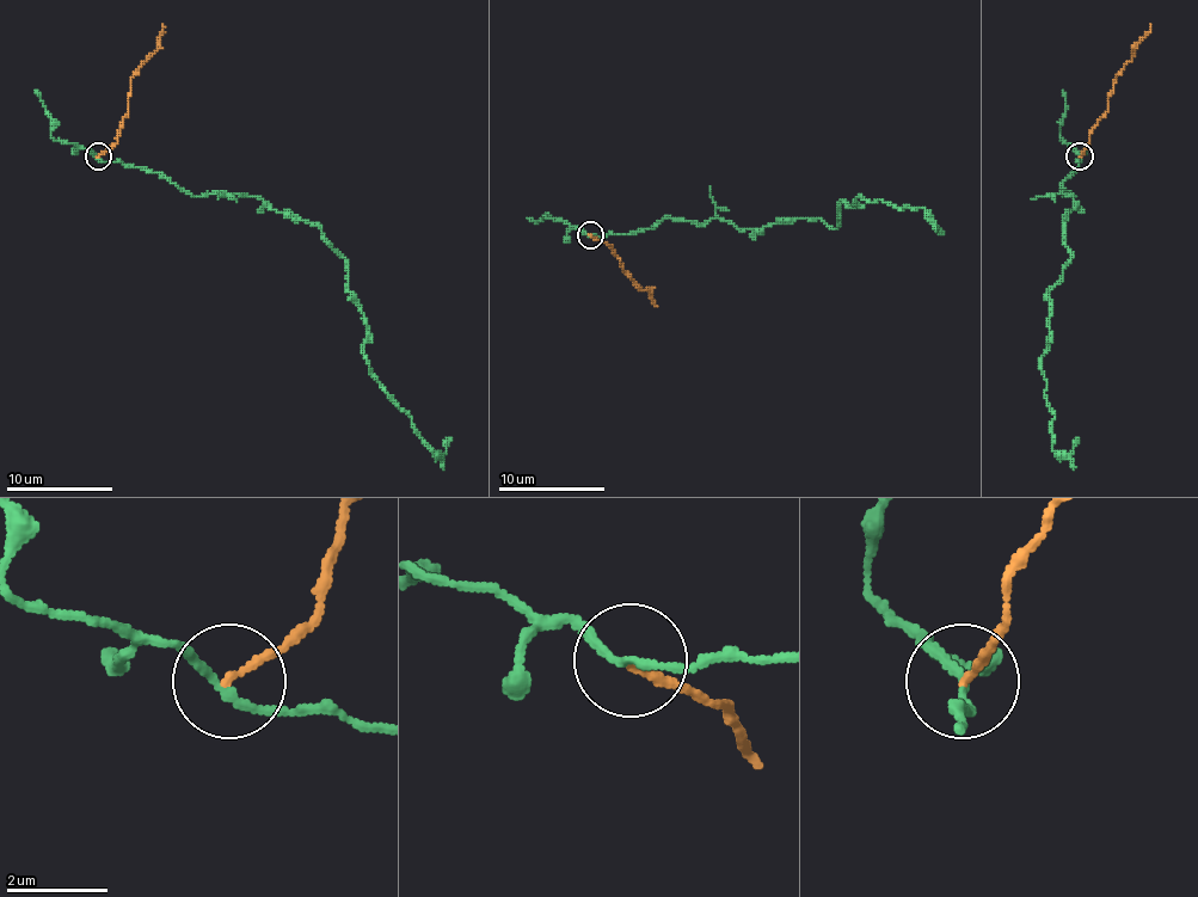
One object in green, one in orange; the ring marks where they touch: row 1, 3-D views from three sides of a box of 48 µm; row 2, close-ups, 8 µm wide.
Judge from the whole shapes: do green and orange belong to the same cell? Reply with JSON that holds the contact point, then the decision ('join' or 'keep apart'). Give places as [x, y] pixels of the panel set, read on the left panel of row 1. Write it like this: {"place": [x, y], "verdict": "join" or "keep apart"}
{"place": [98, 155], "verdict": "keep apart"}

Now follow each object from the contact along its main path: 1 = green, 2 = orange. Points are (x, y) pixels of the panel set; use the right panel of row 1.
1: (1079, 157), (1063, 183), (1074, 257), (1046, 294), (1042, 358), (1052, 448), (1079, 437)
2: (1079, 157), (1089, 141), (1089, 130), (1107, 109), (1113, 80), (1150, 24)

